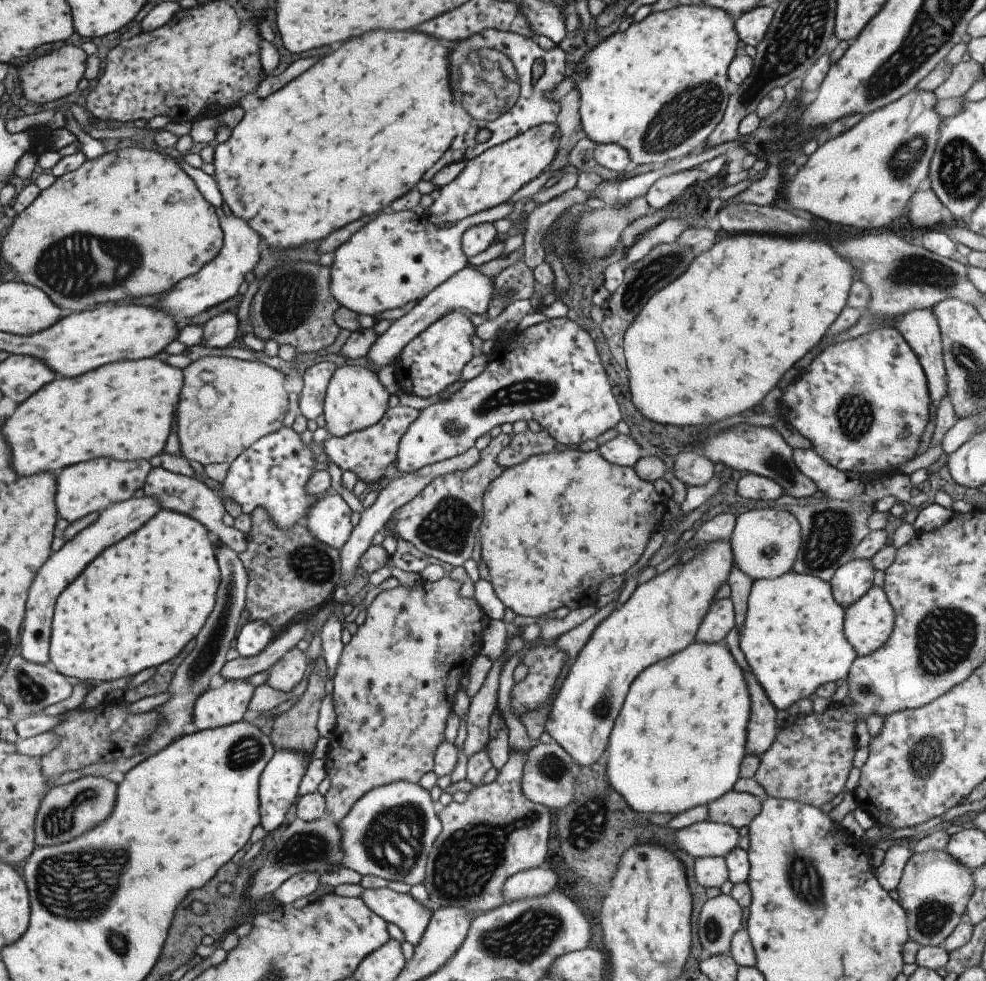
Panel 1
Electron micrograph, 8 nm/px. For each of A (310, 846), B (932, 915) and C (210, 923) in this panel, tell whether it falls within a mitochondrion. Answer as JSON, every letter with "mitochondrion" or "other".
{"A":"mitochondrion","B":"mitochondrion","C":"other"}

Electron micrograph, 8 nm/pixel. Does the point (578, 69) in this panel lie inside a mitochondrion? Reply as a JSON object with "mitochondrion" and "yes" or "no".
{"mitochondrion":"no"}

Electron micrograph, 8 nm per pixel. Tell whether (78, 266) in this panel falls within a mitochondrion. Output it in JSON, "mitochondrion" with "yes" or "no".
{"mitochondrion":"yes"}

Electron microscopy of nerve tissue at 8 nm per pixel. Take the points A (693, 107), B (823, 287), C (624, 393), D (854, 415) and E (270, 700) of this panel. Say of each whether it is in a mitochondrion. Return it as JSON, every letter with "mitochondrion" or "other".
{"A":"mitochondrion","B":"other","C":"other","D":"mitochondrion","E":"other"}

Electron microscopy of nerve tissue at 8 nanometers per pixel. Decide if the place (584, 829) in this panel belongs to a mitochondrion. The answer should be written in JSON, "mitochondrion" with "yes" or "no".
{"mitochondrion":"yes"}

